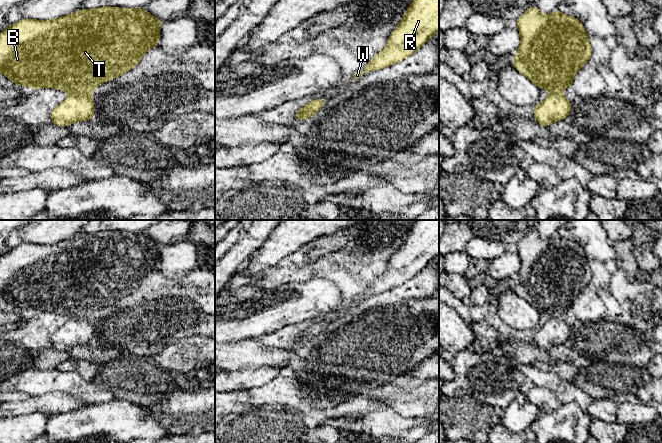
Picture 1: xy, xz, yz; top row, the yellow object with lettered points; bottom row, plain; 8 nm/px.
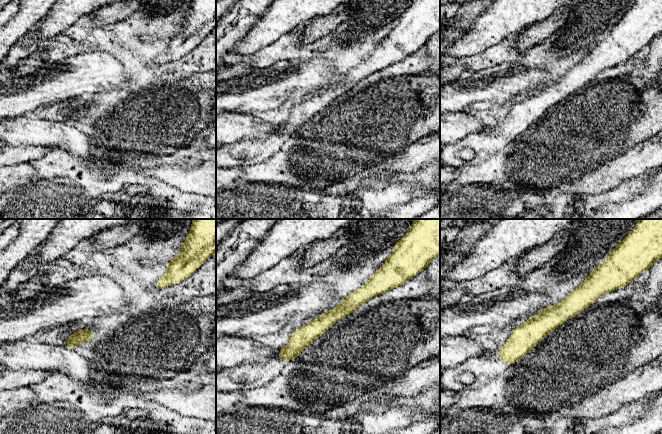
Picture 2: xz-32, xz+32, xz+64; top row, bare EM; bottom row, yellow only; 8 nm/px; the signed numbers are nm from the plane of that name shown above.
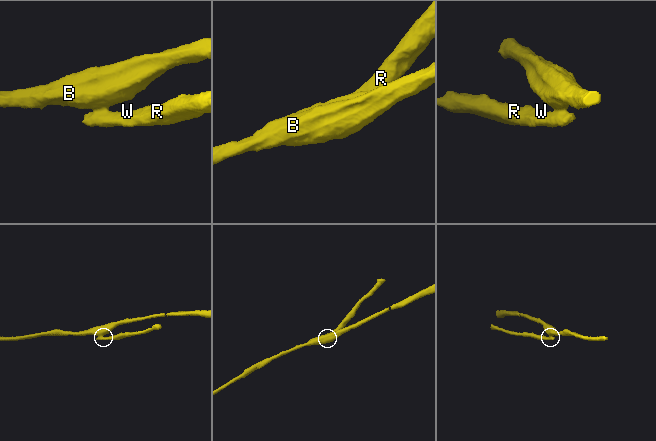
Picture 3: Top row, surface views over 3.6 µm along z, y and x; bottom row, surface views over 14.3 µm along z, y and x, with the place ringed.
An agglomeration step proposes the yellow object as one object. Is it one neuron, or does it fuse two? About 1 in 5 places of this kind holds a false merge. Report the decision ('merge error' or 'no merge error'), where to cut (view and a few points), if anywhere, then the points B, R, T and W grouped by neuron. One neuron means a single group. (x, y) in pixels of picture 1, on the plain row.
merge error; cut in xy along (73, 317), (90, 321); B T / R W

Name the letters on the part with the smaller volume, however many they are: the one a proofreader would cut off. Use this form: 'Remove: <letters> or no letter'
Remove: R, W

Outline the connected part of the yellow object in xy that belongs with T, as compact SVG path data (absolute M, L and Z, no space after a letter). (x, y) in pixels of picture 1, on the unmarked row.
M98 231L84 233L53 244L23 243L8 249L0 257L0 297L15 309L32 313L54 311L75 319L92 321L93 313L134 292L143 279L156 271L163 245L150 239L144 232Z

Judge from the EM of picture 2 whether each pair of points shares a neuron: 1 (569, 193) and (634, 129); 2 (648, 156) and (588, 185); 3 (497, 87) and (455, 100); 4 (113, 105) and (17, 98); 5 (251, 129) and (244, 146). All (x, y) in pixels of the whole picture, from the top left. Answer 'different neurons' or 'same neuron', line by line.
1: different neurons
2: same neuron
3: same neuron
4: different neurons
5: different neurons

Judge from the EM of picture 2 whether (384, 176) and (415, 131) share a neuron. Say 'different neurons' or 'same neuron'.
different neurons

